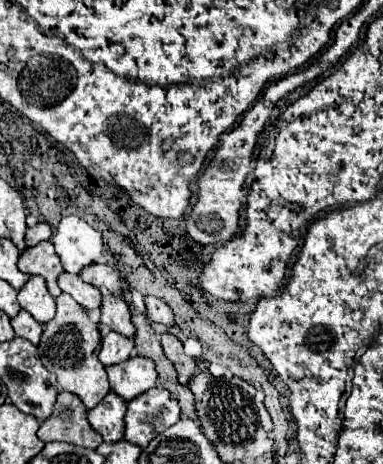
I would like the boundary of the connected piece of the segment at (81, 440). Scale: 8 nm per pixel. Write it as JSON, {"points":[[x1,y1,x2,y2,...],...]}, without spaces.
{"points":[[60,392,52,418,44,420,38,430,42,442,68,442,84,448,98,448,102,438,88,426,86,408,74,394]]}

